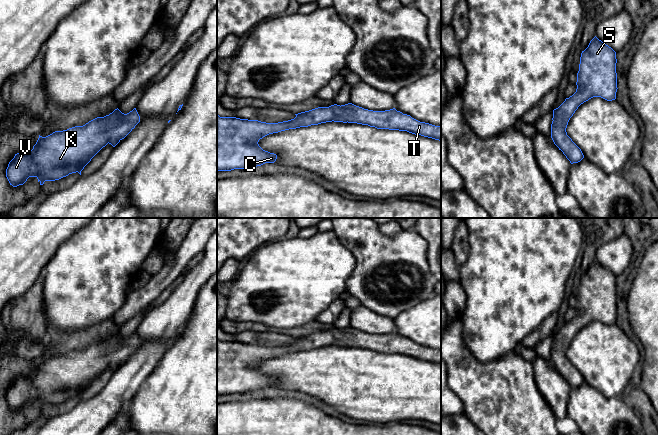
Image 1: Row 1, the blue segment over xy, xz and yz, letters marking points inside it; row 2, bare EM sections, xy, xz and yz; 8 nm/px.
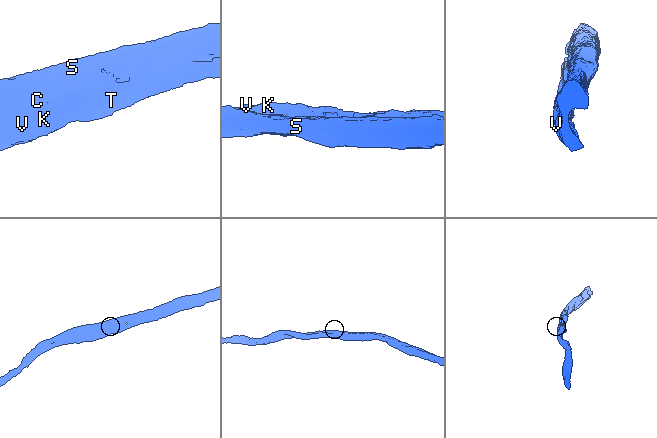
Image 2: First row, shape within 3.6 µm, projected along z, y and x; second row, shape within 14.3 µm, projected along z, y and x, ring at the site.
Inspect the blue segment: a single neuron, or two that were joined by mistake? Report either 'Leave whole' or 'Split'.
Leave whole

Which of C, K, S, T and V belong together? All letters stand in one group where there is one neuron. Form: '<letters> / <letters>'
C K S T V

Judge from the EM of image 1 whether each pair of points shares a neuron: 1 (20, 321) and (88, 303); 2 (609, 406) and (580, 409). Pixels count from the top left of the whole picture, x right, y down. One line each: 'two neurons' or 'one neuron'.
1: two neurons
2: one neuron

